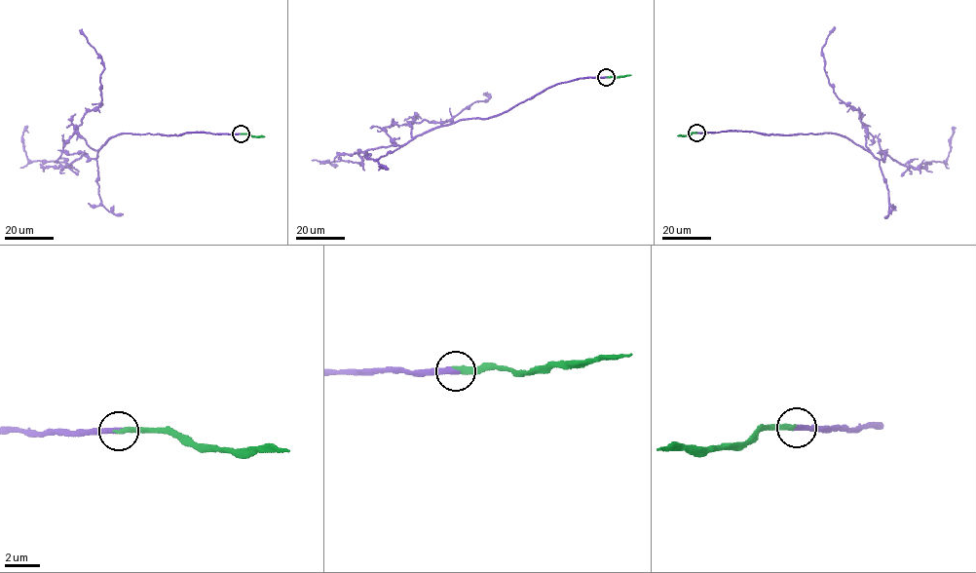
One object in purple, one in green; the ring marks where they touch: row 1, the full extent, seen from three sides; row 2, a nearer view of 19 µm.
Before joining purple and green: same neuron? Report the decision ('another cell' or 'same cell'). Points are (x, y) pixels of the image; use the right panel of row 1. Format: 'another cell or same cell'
same cell

